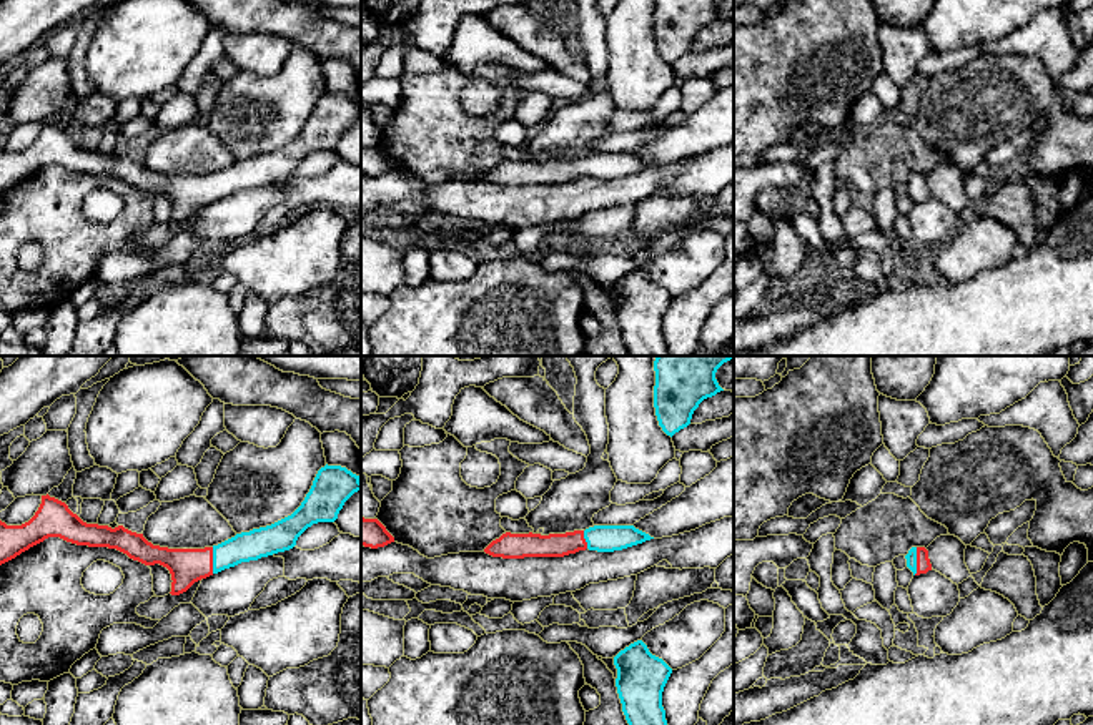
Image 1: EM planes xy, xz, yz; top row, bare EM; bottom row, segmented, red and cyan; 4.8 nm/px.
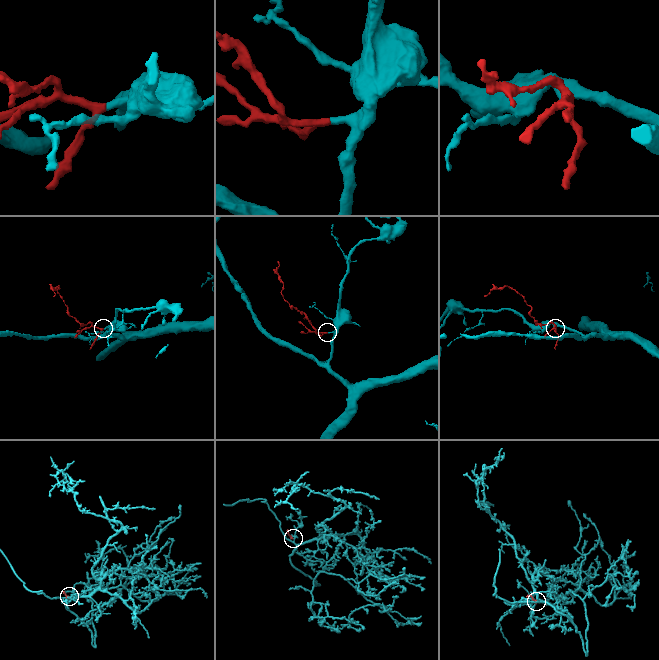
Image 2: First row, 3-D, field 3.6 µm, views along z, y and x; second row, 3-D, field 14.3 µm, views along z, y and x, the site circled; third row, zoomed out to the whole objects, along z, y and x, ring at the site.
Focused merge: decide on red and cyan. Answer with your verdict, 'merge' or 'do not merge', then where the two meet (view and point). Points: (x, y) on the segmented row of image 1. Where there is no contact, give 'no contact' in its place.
merge; meets red in yz at (917, 561)

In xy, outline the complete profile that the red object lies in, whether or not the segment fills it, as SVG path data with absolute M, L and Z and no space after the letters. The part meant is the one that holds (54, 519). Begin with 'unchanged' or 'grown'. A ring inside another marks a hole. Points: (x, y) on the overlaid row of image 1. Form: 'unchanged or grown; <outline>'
grown; M326 464L291 515L205 549L160 547L123 525L111 529L87 524L65 502L47 494L28 522L7 525L0 520L0 565L48 537L60 537L77 545L116 549L145 565L160 564L171 574L170 594L180 595L195 582L225 569L293 549L298 537L313 524L334 522L344 502L358 491L361 491L359 476L346 467Z

